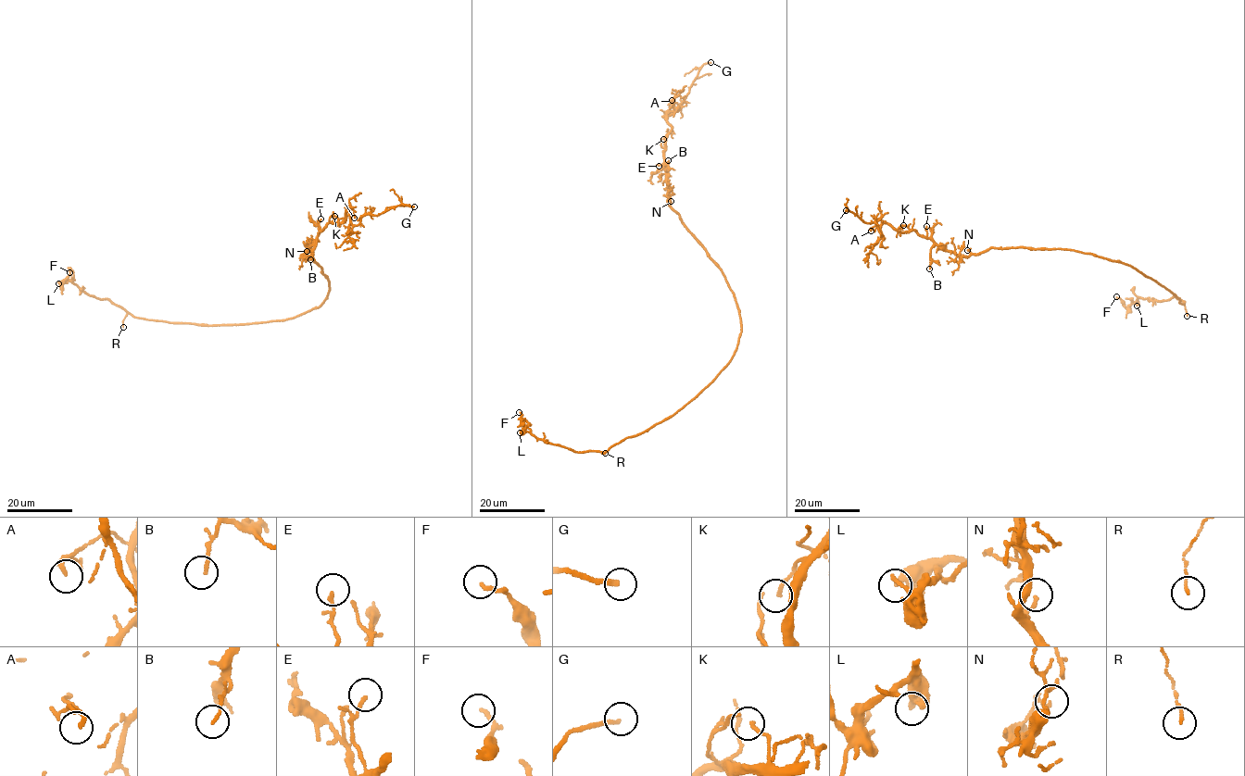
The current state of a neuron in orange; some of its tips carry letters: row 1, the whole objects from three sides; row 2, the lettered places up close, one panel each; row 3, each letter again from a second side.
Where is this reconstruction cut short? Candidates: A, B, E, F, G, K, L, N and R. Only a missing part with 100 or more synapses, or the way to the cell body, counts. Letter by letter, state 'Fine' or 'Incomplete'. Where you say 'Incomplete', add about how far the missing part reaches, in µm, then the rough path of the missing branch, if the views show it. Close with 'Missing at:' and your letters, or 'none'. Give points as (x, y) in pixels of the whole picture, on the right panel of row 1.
A: Fine
B: Fine
E: Fine
F: Fine
G: Incomplete. Missing length about 60 µm. Course of what is missing: (846, 210), (854, 201), (868, 197), (870, 174), (840, 154), (815, 121)
K: Fine
L: Fine
N: Fine
R: Fine
Missing at: G

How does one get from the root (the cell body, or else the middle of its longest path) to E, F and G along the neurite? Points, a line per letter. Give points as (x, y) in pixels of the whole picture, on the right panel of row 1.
E: (1096, 256), (1072, 249), (1022, 247), (989, 248), (969, 256), (956, 256), (942, 250), (928, 239), (926, 226)
F: (1096, 256), (1131, 266), (1185, 301), (1139, 298), (1126, 307), (1116, 296)
G: (1096, 256), (1022, 247), (956, 256), (886, 223), (882, 235), (874, 222), (846, 210)

